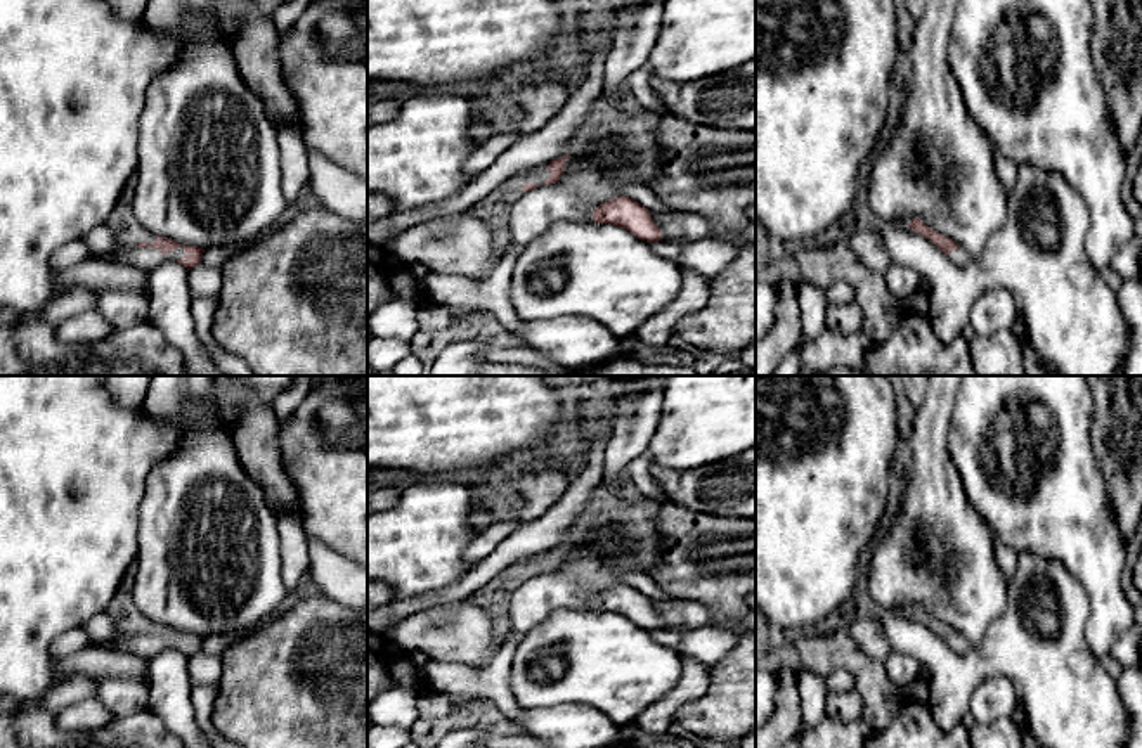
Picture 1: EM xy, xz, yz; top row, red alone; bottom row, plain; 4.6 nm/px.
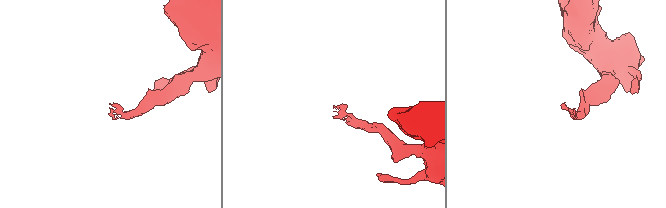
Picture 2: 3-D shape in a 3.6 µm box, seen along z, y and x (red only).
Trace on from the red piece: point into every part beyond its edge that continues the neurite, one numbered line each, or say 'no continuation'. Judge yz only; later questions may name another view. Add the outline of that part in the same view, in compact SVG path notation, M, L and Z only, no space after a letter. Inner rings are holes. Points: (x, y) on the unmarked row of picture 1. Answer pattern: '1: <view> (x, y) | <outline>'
1: yz (959, 644) | M957 635L948 642L950 649L957 654L964 654L970 649L969 641L964 635Z

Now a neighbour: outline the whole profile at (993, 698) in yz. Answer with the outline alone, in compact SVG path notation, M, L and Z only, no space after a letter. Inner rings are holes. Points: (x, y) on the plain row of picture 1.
M990 675L972 693L969 712L977 724L990 724L1002 717L1010 717L1017 706L1019 689L1005 675Z

